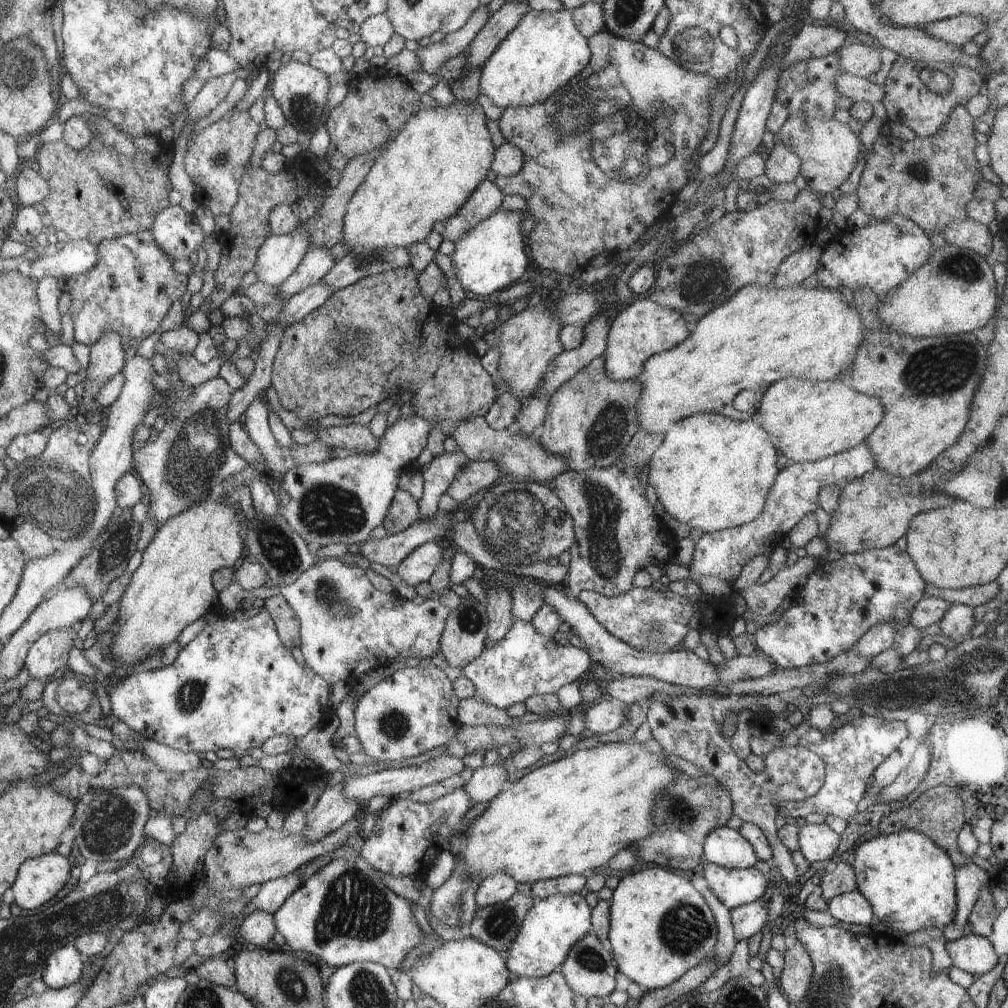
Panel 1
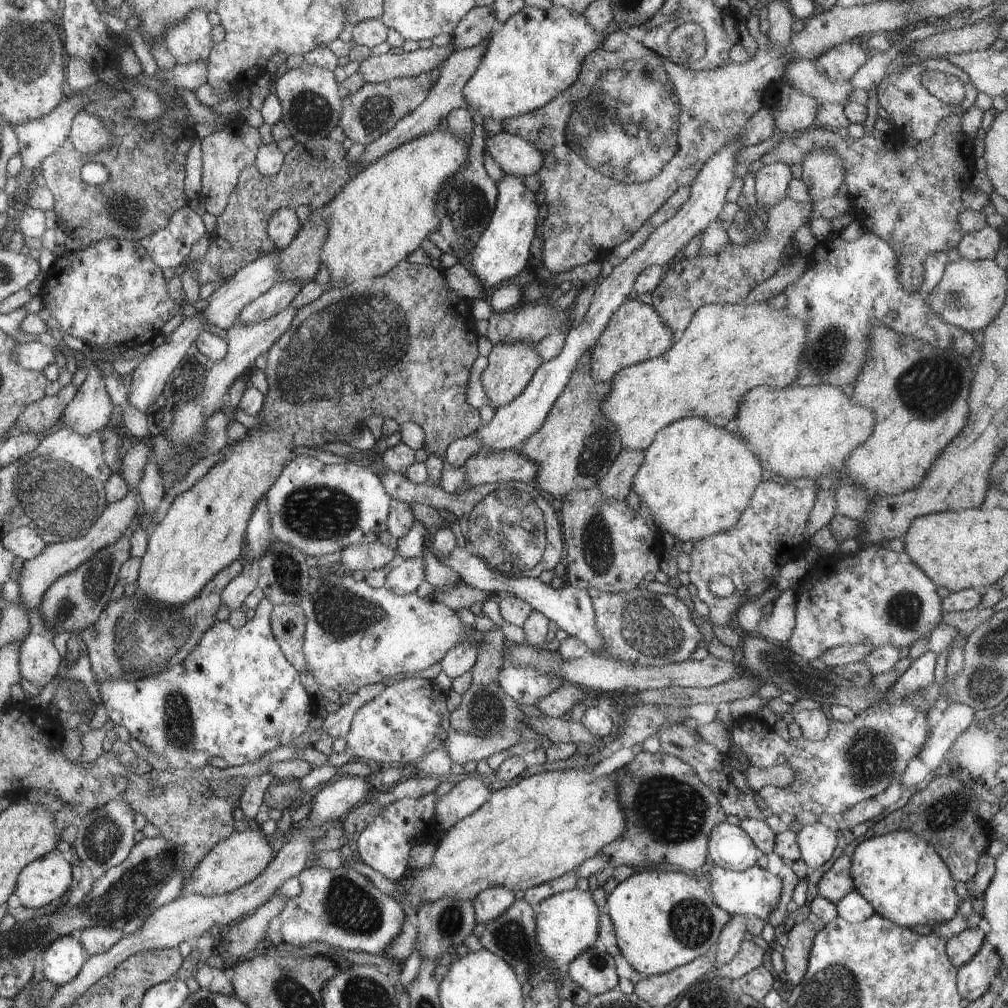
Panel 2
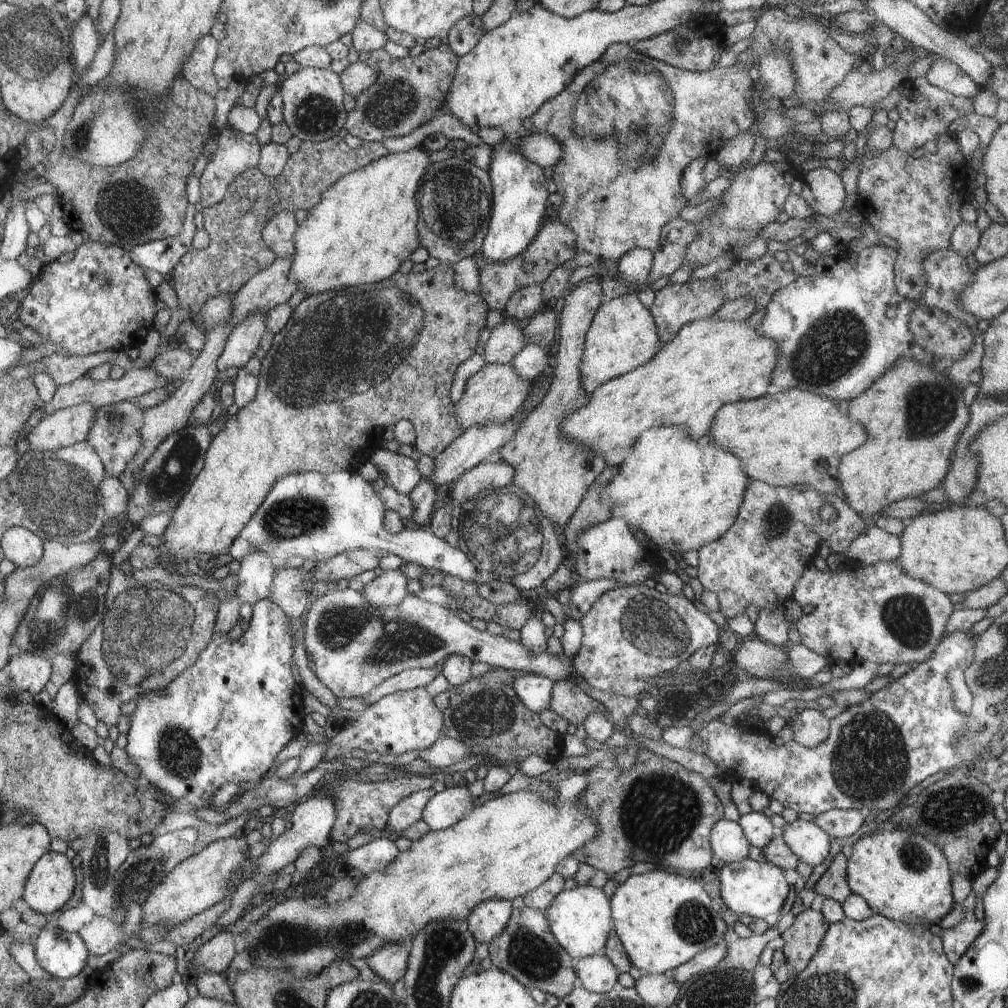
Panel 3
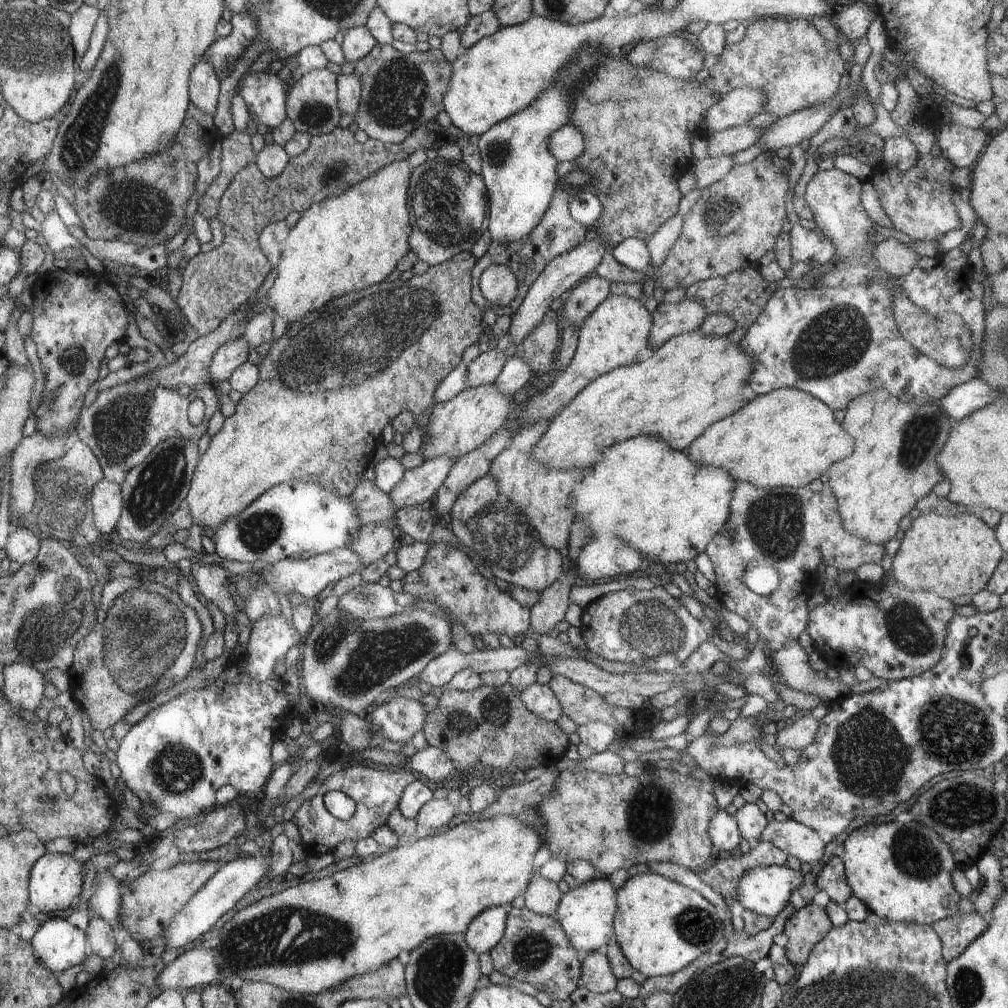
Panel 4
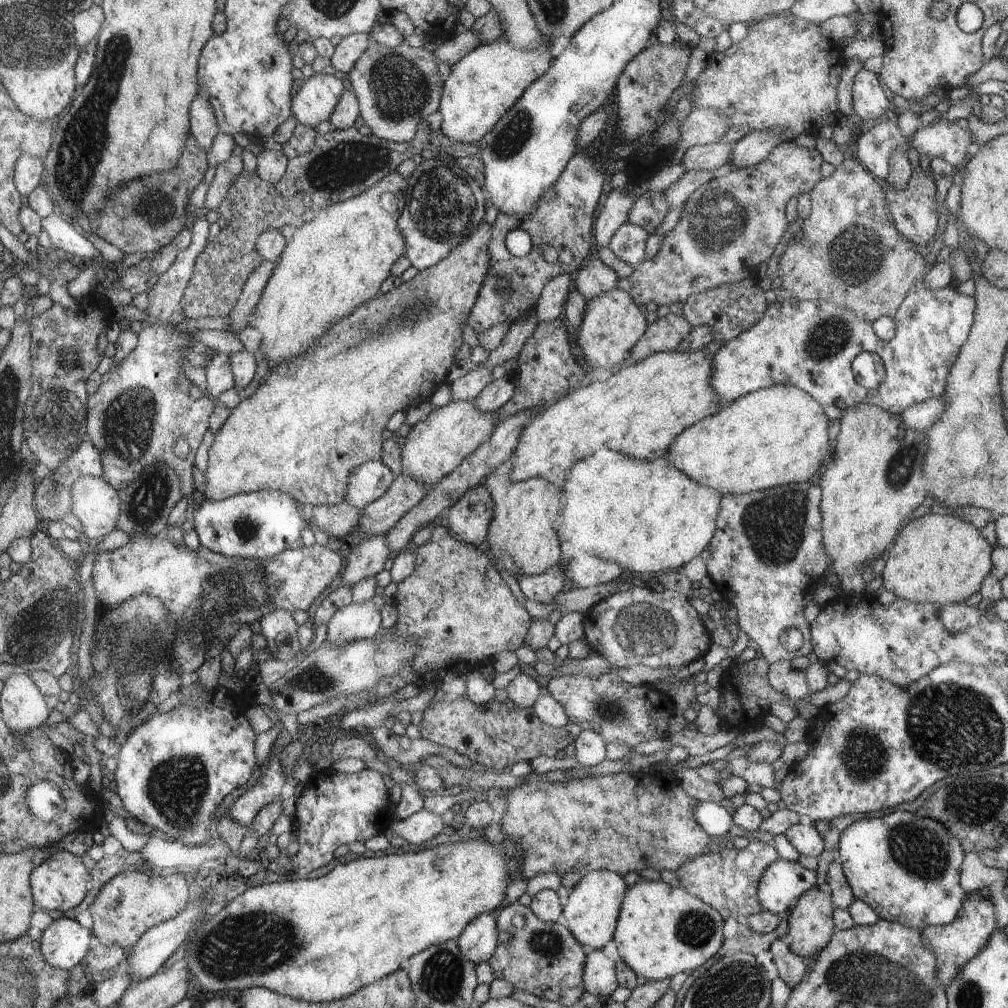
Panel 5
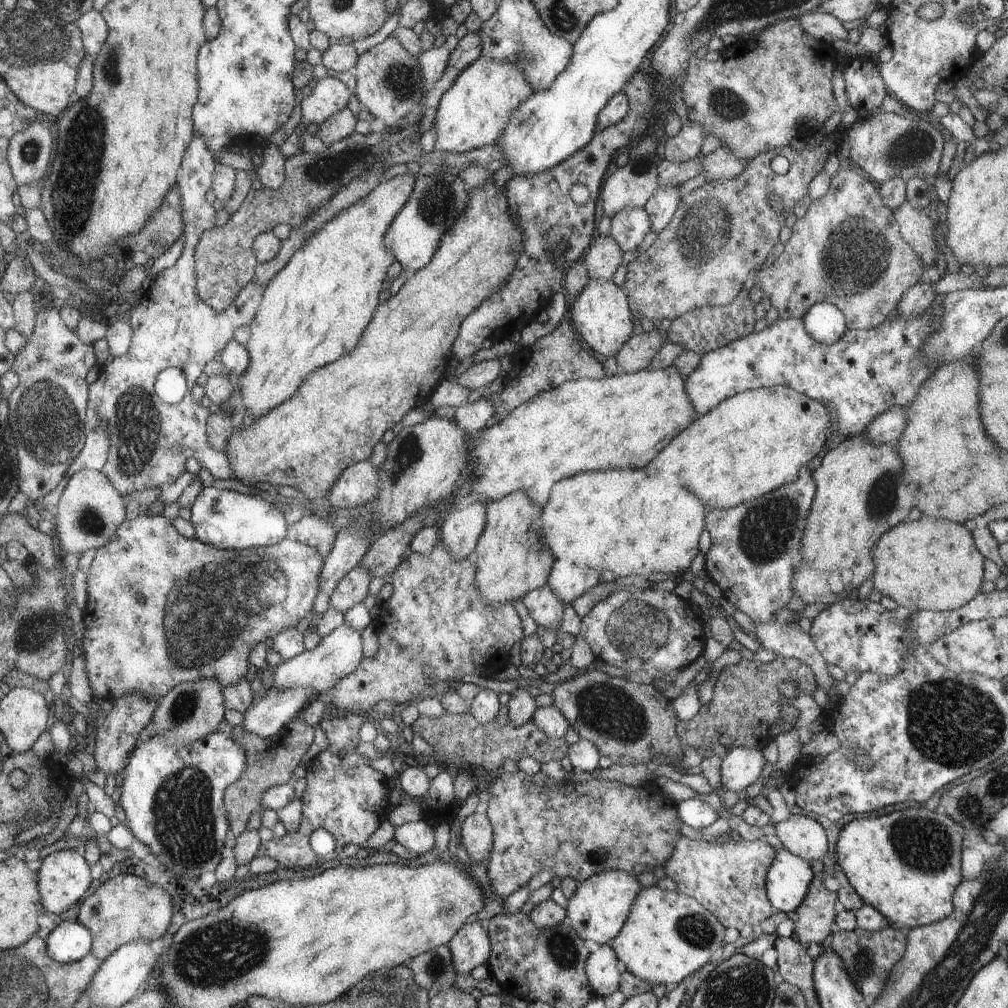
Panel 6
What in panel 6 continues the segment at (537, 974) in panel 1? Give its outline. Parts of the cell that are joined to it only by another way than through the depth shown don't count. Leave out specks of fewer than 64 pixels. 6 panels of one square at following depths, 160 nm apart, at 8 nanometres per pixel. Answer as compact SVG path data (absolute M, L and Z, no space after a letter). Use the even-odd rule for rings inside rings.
M610 869L583 880L575 895L567 901L568 919L579 935L591 940L594 947L612 943L620 934L640 894L640 882L632 873Z

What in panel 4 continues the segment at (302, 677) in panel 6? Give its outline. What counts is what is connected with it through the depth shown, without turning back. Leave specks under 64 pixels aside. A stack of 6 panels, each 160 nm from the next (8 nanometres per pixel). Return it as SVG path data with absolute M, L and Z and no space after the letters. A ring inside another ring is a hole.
M360 583L339 598L337 608L363 621L388 618L400 612L394 593L390 587L383 587L380 583Z

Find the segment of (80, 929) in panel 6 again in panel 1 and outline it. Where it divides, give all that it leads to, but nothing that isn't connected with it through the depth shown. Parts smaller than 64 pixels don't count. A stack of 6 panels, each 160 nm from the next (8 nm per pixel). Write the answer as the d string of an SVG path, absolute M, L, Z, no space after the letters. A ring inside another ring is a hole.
M75 945L57 948L50 956L45 957L42 980L51 989L63 989L76 984L81 980L85 961Z

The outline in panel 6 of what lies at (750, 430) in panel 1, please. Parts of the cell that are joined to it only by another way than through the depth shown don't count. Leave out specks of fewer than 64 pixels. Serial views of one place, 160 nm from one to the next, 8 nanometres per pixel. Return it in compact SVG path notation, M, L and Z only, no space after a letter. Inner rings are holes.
M640 470L584 472L582 476L562 480L558 488L552 488L550 498L542 507L541 515L533 524L533 529L539 531L541 542L544 547L547 546L554 561L562 559L582 568L594 569L600 574L610 570L616 577L648 577L653 572L665 572L678 579L689 570L699 553L700 534L704 530L704 522L708 519L703 502L688 490L678 488L678 485L662 486L658 482L652 482Z

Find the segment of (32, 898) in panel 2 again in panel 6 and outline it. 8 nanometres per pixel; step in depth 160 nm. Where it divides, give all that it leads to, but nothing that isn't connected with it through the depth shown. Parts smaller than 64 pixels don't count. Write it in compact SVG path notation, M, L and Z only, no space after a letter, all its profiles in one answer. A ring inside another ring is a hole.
M61 850L45 856L37 876L45 910L56 914L66 912L90 888L90 866L80 850Z

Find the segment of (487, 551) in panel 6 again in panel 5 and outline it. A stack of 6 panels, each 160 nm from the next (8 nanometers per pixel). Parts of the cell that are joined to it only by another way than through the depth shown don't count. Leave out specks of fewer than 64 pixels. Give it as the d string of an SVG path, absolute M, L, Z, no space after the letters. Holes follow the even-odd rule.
M504 463L497 471L484 480L483 485L488 489L494 503L492 520L488 525L485 540L488 542L492 556L495 558L495 564L500 569L506 570L510 576L516 579L520 575L541 575L543 572L548 571L550 567L559 565L560 558L562 558L560 556L561 541L554 530L553 524L565 502L565 498L562 495L563 488L559 489L550 481L540 477L513 483L509 477L510 473L510 464Z

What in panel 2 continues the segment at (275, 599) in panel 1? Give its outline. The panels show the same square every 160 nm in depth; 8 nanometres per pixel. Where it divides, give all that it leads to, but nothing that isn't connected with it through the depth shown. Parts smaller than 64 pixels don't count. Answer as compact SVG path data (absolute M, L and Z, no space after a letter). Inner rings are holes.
M276 605L272 614L272 631L285 656L298 672L309 671L303 651L307 616L300 605Z

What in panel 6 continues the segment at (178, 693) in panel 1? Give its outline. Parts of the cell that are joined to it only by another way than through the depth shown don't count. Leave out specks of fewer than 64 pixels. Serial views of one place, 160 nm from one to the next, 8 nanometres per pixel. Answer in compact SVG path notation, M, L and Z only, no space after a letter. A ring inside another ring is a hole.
M223 720L211 735L186 747L166 746L161 737L150 737L144 745L137 745L123 771L125 777L119 777L120 804L126 814L128 828L134 838L146 844L156 855L160 868L168 868L176 876L196 880L206 872L214 872L222 860L224 838L229 832L222 792L243 775L248 762L245 749L233 739L232 732L233 726Z

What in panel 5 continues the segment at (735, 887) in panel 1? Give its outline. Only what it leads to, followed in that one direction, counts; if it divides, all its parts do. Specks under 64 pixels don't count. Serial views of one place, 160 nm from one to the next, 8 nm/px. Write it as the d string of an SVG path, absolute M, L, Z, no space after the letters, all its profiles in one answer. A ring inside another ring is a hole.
M779 857L765 868L756 886L764 911L778 914L790 909L792 902L816 887L816 871L806 869L798 861Z

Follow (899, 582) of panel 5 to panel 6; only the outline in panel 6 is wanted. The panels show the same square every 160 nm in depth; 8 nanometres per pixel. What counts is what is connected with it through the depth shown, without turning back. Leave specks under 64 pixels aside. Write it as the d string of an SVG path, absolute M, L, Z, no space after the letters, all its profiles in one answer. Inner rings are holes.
M920 518L916 522L902 522L896 528L887 530L873 546L871 550L874 563L874 574L872 582L874 589L882 596L892 598L900 607L910 611L949 611L960 608L963 604L970 602L974 596L980 593L984 573L984 557L978 552L976 545L972 542L972 534L954 522L946 520L930 520Z

